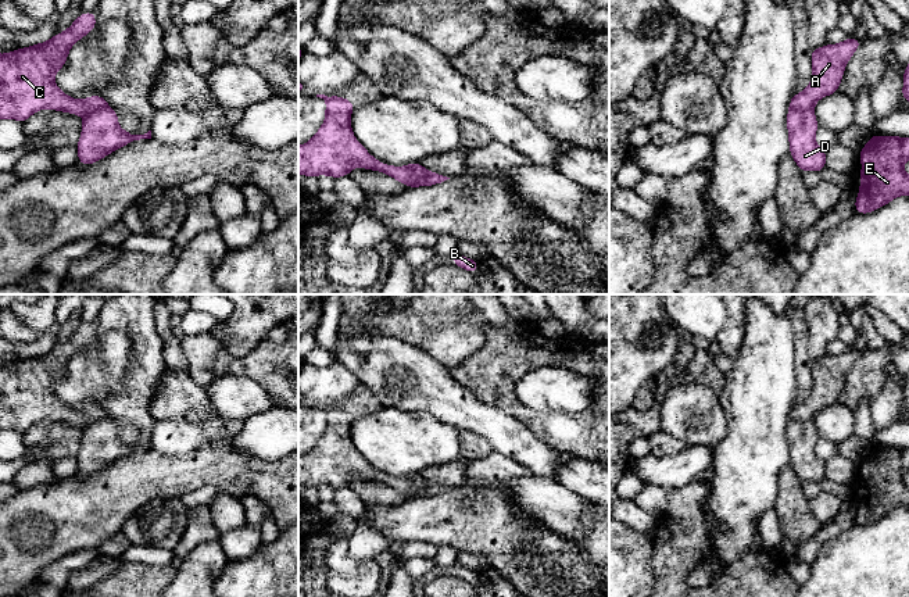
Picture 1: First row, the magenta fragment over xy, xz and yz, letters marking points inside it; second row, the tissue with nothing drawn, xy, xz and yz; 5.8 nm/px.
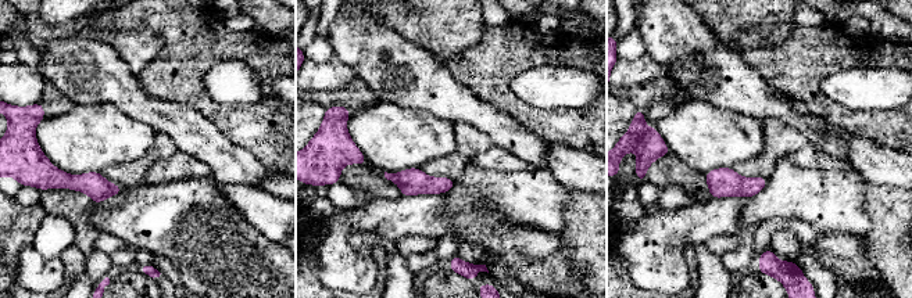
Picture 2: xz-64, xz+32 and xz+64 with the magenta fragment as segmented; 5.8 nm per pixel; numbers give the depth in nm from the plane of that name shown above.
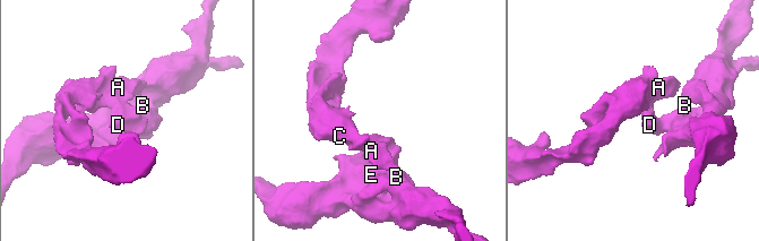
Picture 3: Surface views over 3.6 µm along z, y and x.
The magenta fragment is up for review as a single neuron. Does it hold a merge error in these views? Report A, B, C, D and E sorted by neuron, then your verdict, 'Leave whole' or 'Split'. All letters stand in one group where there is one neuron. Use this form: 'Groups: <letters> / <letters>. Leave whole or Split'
Groups: A C / B D E. Split

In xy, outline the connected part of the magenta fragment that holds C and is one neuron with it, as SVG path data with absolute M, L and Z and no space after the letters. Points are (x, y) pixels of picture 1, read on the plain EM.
M96 322L80 325L64 343L57 344L46 354L17 360L7 365L0 365L0 430L12 429L25 433L39 421L50 419L89 428L94 421L107 417L103 407L89 407L85 411L75 411L62 404L54 393L54 385L67 375L69 360L96 337Z

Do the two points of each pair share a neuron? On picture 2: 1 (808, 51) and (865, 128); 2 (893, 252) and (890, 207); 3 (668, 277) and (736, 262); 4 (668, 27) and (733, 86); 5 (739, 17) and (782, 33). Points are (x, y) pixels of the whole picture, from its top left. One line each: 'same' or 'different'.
1: same
2: same
3: different
4: same
5: same

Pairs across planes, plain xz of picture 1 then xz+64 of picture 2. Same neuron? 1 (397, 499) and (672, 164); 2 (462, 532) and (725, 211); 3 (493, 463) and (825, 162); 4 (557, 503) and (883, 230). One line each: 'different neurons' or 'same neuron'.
1: same neuron
2: same neuron
3: same neuron
4: different neurons

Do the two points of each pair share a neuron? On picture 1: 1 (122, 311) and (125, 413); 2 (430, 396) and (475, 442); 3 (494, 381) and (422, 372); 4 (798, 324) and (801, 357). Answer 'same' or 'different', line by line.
1: same
2: different
3: different
4: same

